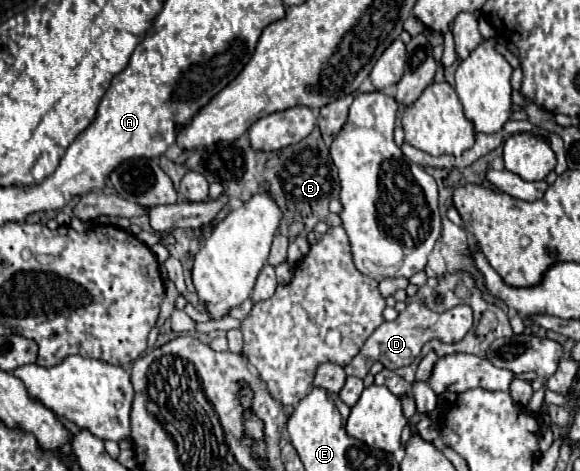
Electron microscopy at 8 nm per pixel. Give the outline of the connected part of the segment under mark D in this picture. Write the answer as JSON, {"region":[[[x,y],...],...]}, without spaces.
{"region":[[[413,301],[407,305],[407,309],[403,313],[399,313],[399,317],[391,323],[381,323],[373,335],[365,341],[365,345],[361,347],[361,351],[353,357],[351,363],[345,365],[345,373],[347,375],[355,375],[355,377],[365,377],[371,369],[373,363],[381,361],[387,369],[399,369],[399,367],[405,367],[409,365],[417,355],[419,355],[419,349],[433,337],[445,341],[445,343],[453,343],[453,341],[461,341],[467,331],[471,329],[473,325],[473,311],[471,307],[467,305],[459,305],[459,307],[453,307],[451,311],[445,311],[445,313],[435,313],[431,309],[425,307],[425,303],[421,301]]]}

